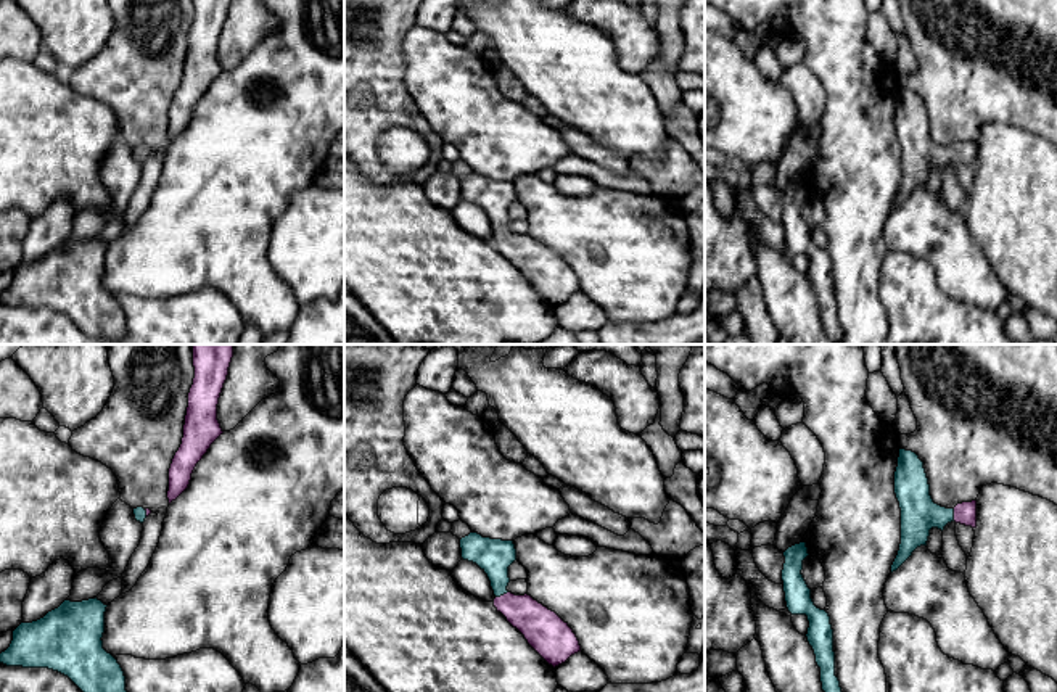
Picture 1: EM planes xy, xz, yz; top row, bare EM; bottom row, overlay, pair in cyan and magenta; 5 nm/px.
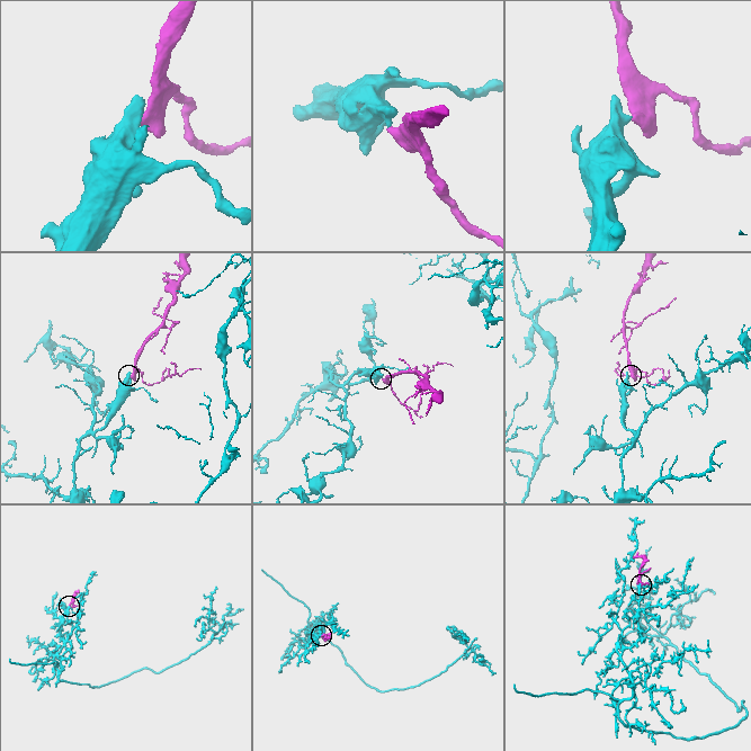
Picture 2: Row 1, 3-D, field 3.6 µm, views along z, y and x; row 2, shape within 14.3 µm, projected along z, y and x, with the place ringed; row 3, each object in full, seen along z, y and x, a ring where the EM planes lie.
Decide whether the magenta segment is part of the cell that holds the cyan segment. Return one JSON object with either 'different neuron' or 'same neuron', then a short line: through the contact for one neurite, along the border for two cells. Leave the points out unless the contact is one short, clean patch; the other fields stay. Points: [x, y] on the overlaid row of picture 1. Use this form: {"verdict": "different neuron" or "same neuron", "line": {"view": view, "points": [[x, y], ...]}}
{"verdict": "same neuron", "line": {"view": "xz", "points": [[494, 556], [501, 594], [539, 625]]}}

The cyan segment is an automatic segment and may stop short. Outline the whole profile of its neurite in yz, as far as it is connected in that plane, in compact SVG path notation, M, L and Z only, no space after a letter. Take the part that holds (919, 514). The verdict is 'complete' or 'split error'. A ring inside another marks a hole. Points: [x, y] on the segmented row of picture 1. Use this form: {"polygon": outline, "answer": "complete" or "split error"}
{"polygon": "M899 449L895 472L895 494L901 509L901 544L891 565L896 571L911 555L927 546L930 529L951 521L977 528L977 500L946 509L933 502L923 462L912 451Z", "answer": "split error"}

